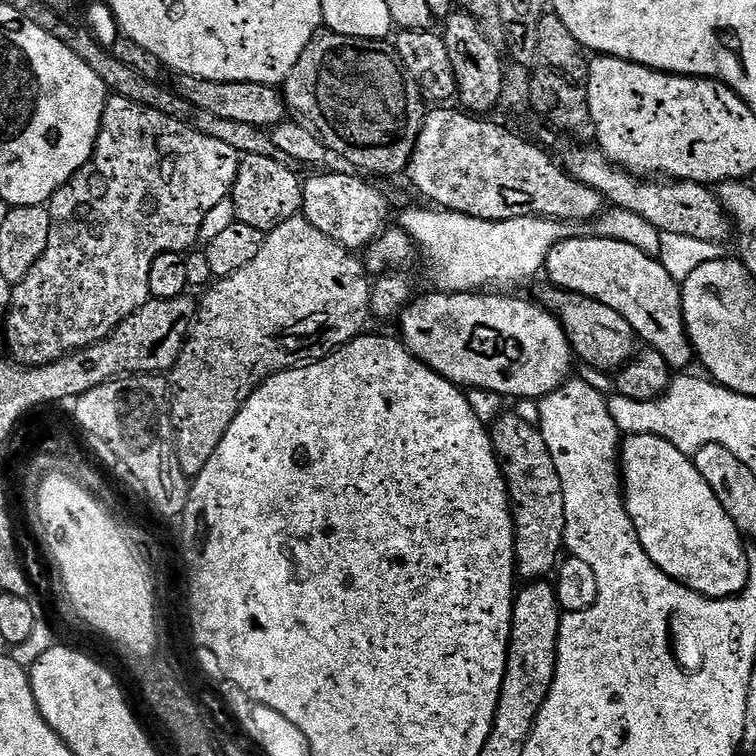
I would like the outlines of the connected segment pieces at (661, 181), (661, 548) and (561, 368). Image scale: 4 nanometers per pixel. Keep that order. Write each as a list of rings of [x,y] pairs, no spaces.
[[[576,146],[565,154],[562,159],[563,167],[572,179],[598,190],[605,201],[613,208],[630,210],[630,214],[638,214],[650,222],[660,233],[666,234],[686,234],[690,238],[702,238],[706,242],[714,242],[723,245],[724,240],[733,239],[734,224],[724,207],[720,204],[719,195],[711,187],[703,184],[695,184],[693,180],[669,180],[667,178],[641,178],[633,176],[625,168],[609,160],[605,152],[600,151],[596,146]]]
[[[638,434],[623,441],[620,449],[620,467],[624,505],[628,517],[634,522],[634,530],[646,554],[667,576],[698,594],[709,596],[711,600],[727,600],[730,596],[740,595],[743,588],[749,587],[745,541],[734,522],[730,522],[730,514],[722,510],[722,502],[714,498],[714,490],[706,486],[706,478],[698,474],[693,457],[682,454],[682,450],[670,446],[666,438]]]
[[[433,290],[421,300],[420,297],[413,299],[398,317],[404,347],[442,378],[465,389],[481,388],[500,396],[517,396],[515,399],[520,402],[539,402],[561,388],[573,375],[574,353],[558,317],[533,301],[531,304],[512,296],[484,295],[488,294]]]

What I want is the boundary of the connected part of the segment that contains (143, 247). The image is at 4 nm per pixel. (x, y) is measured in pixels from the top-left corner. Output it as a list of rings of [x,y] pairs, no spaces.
[[[112,94],[108,97],[108,104],[102,114],[102,126],[98,134],[96,149],[92,151],[92,157],[62,186],[52,195],[48,213],[52,221],[50,222],[50,242],[46,242],[46,250],[38,262],[26,274],[22,283],[12,288],[12,301],[8,304],[6,319],[4,324],[4,336],[8,339],[8,348],[13,352],[19,363],[25,366],[39,366],[51,364],[53,360],[60,360],[79,348],[89,348],[91,344],[97,344],[100,340],[105,340],[111,332],[120,324],[121,320],[130,318],[138,309],[147,304],[150,297],[148,287],[150,286],[150,266],[154,258],[163,252],[187,253],[193,247],[192,243],[200,240],[202,222],[206,219],[206,214],[218,206],[218,202],[229,199],[234,186],[234,178],[238,178],[238,166],[242,157],[239,152],[235,152],[231,146],[226,146],[226,142],[218,142],[218,138],[210,138],[206,134],[198,134],[198,130],[189,128],[180,120],[170,118],[158,110],[150,110],[138,102],[130,102],[130,98]]]

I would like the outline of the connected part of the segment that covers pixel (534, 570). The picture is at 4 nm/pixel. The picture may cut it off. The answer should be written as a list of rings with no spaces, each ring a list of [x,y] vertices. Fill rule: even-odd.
[[[500,416],[496,425],[491,425],[490,431],[496,457],[500,459],[504,470],[504,481],[508,484],[508,499],[512,502],[512,521],[516,527],[516,570],[519,579],[531,582],[551,577],[557,571],[560,552],[564,548],[564,499],[558,470],[554,470],[554,458],[550,458],[550,450],[539,427],[526,422],[521,416]]]

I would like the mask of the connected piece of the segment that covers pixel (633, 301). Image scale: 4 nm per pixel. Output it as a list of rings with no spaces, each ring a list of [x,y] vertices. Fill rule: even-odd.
[[[592,234],[587,238],[561,240],[555,244],[548,255],[546,276],[552,279],[549,281],[555,287],[589,296],[610,306],[610,310],[618,310],[618,314],[630,322],[637,337],[666,358],[669,369],[684,370],[688,363],[693,363],[692,344],[684,325],[681,285],[666,274],[657,257],[648,256],[638,250],[638,246],[601,240]]]

